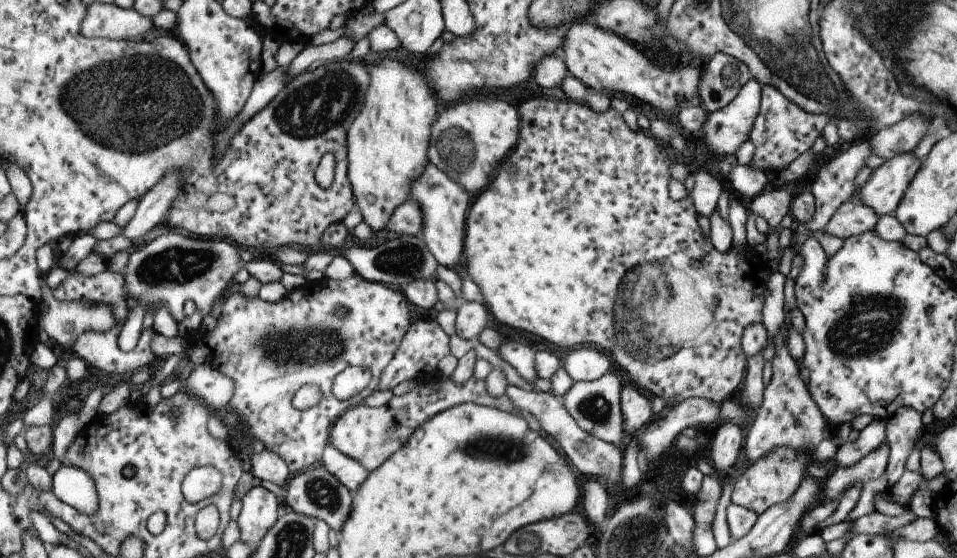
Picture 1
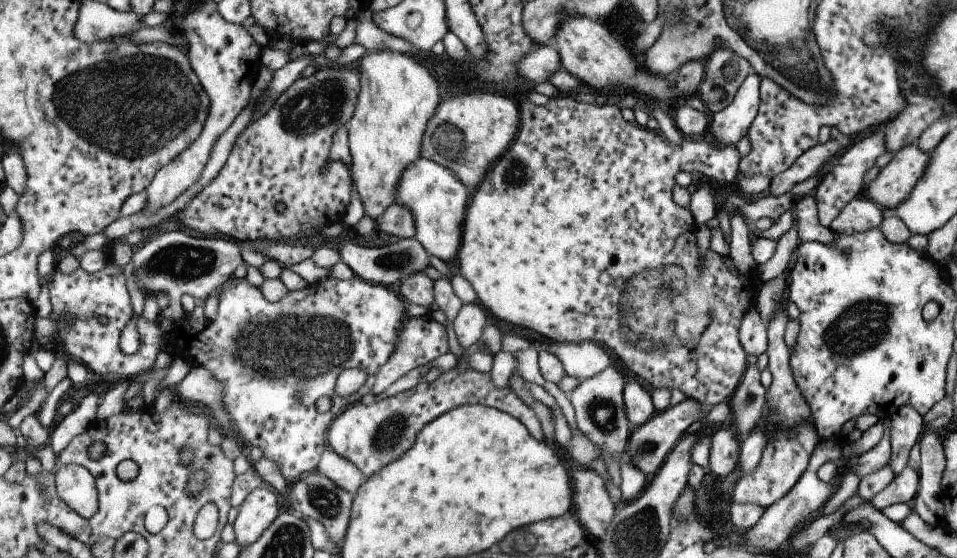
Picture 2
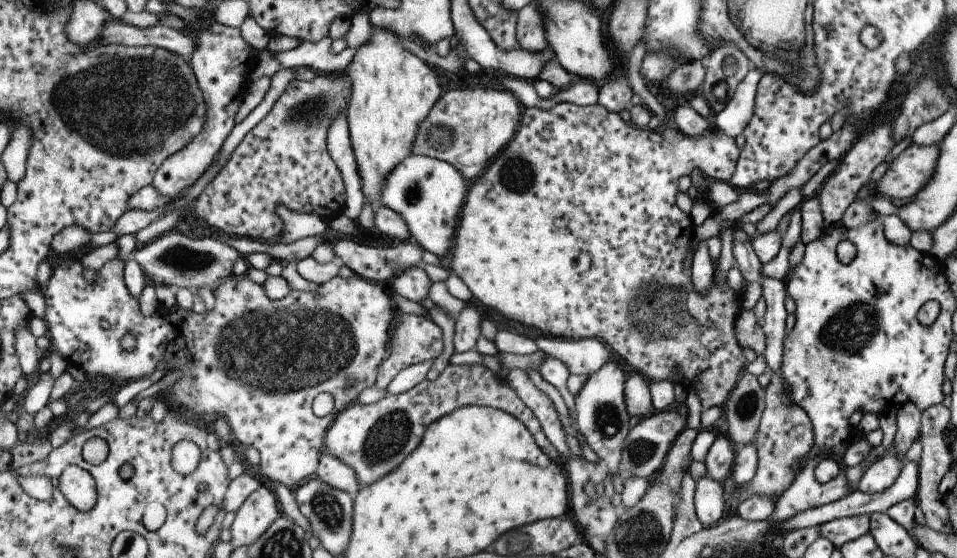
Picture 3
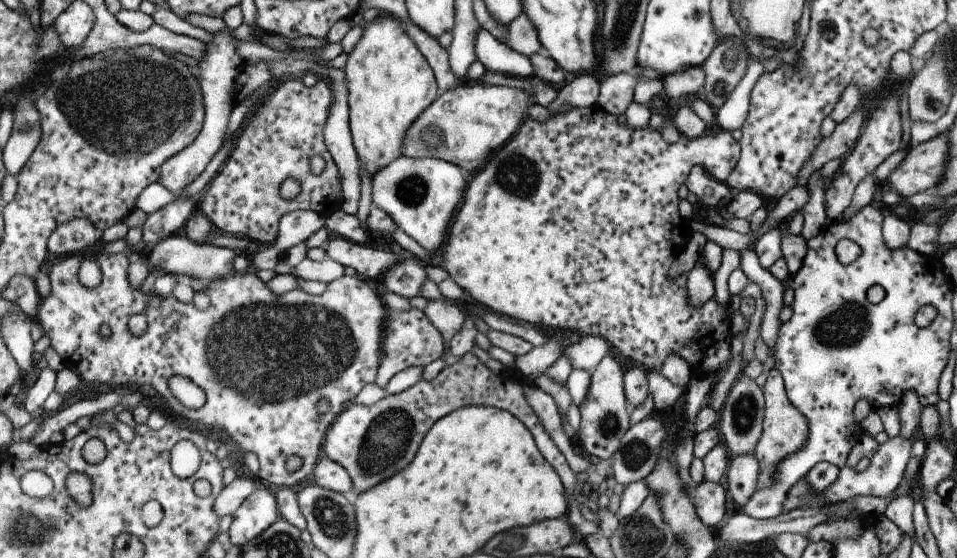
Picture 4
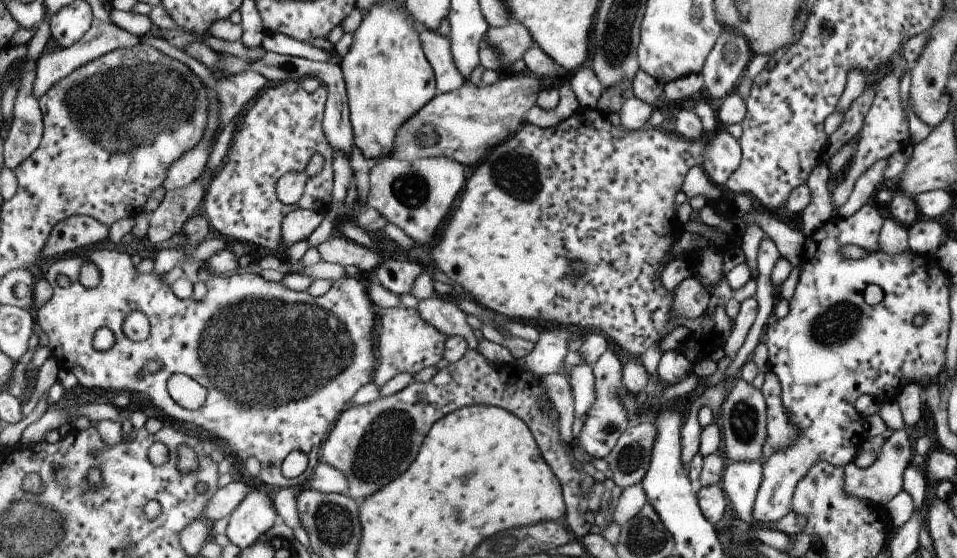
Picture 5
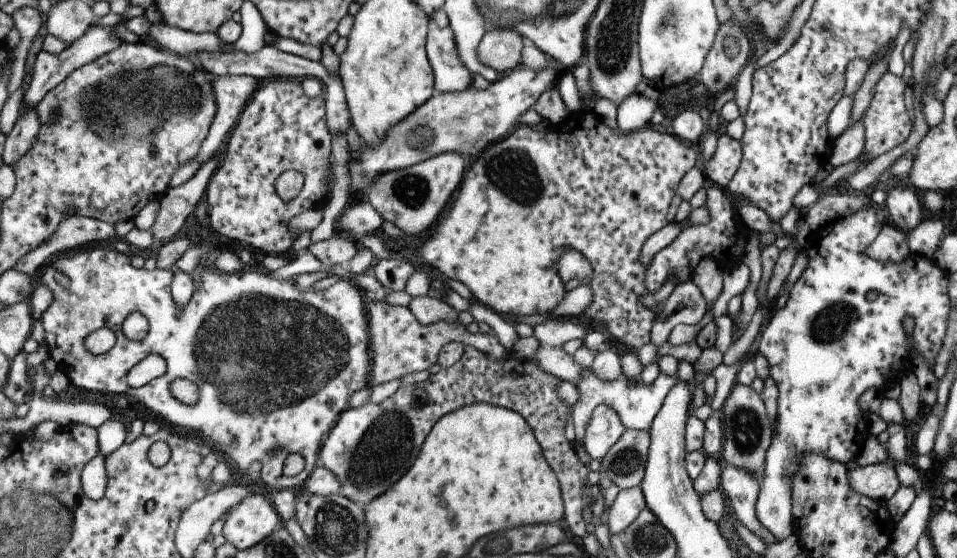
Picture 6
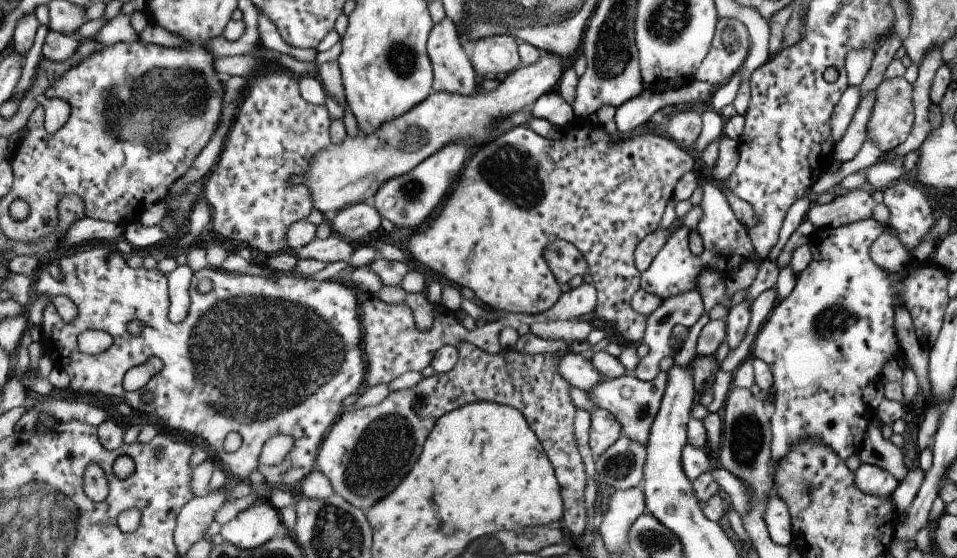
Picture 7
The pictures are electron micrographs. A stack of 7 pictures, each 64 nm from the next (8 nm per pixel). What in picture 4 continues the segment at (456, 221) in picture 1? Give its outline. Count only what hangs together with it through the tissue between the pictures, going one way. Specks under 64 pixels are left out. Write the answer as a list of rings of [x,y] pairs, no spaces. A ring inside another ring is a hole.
[[[401,158],[391,162],[385,170],[373,176],[373,204],[389,212],[401,226],[401,230],[411,236],[419,246],[437,254],[451,234],[453,216],[463,200],[467,180],[463,168],[453,162],[437,158]]]

